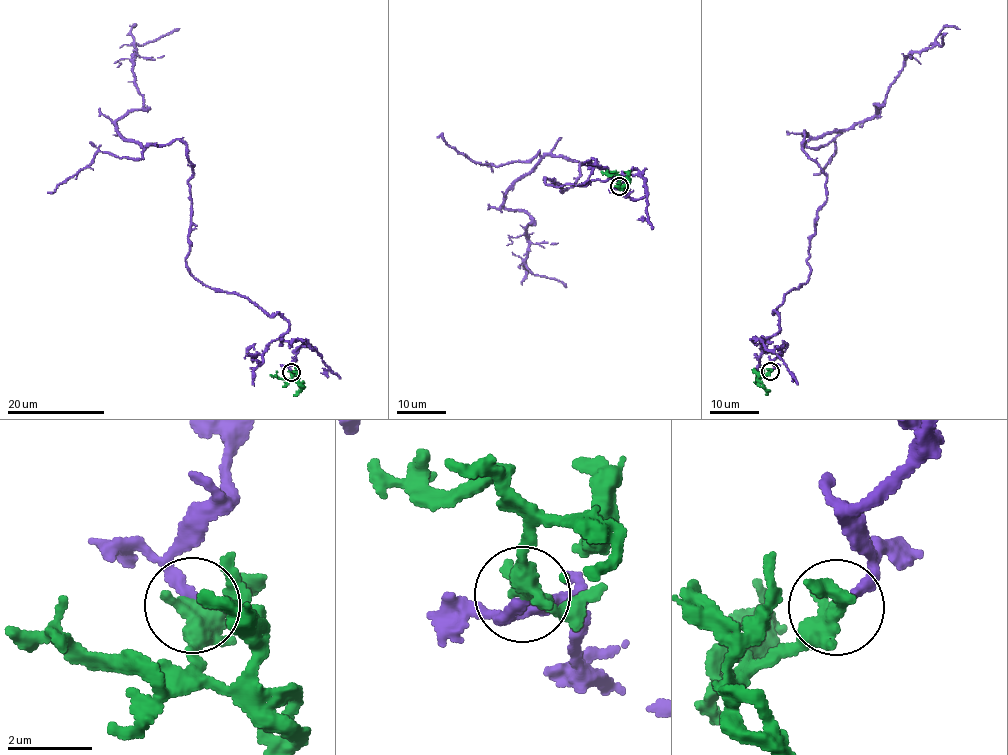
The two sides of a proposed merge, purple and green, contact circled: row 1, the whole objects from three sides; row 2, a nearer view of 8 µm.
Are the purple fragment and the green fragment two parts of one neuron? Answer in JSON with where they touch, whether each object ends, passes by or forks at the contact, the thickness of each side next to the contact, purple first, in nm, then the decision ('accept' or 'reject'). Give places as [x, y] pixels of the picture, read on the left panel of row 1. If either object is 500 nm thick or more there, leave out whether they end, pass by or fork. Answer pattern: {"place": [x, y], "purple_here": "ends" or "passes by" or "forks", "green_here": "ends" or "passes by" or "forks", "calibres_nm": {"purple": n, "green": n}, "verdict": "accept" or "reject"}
{"place": [291, 372], "purple_here": "ends", "green_here": "forks", "calibres_nm": {"purple": 240, "green": 320}, "verdict": "accept"}

